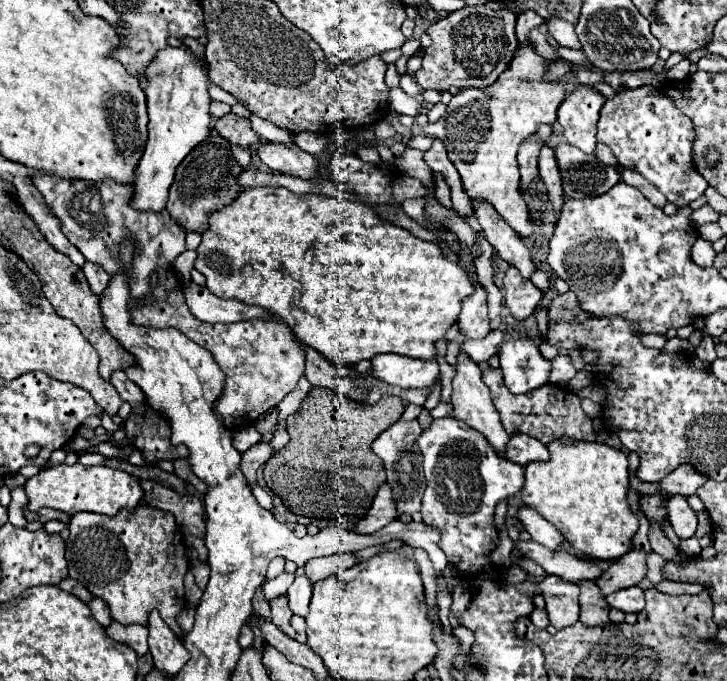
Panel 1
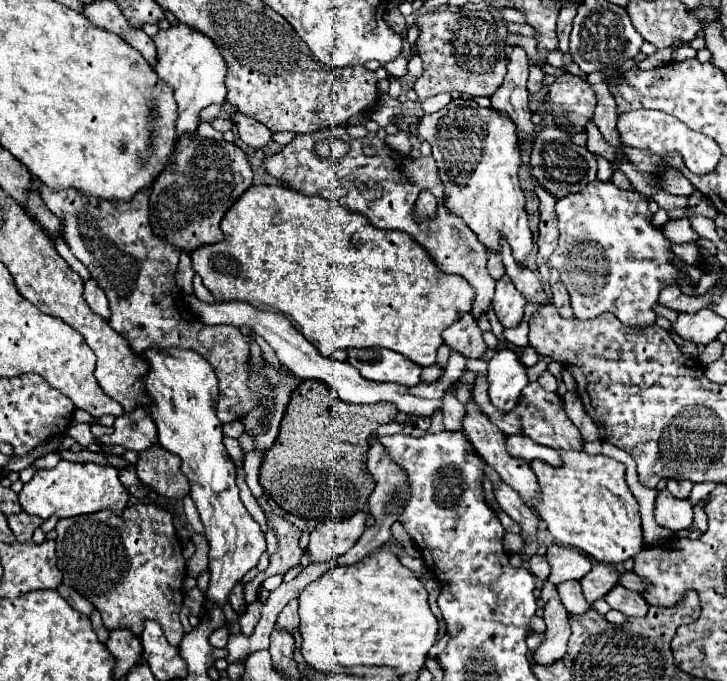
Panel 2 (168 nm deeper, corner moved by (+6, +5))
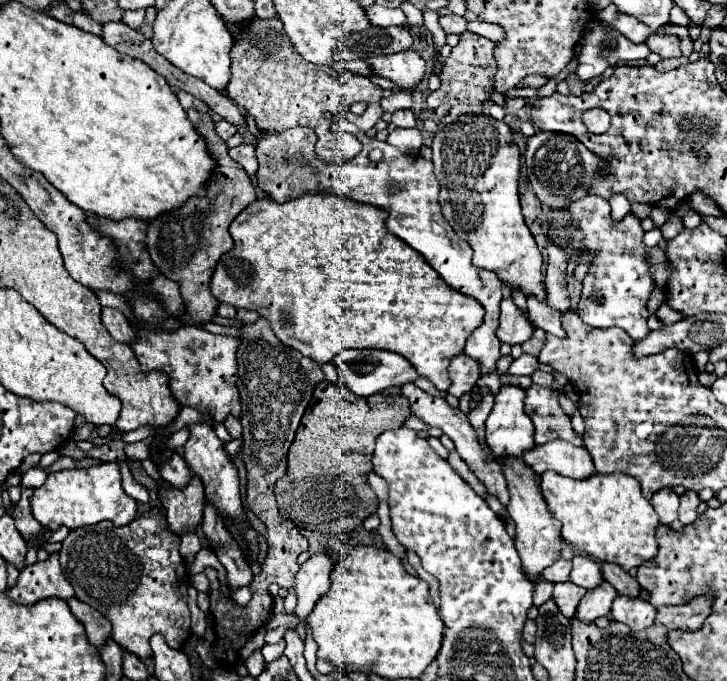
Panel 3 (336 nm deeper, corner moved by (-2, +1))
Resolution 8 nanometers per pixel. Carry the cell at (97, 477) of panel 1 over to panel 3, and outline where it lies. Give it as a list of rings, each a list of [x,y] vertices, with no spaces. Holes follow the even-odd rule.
[[[102,463],[90,469],[68,469],[60,473],[50,473],[46,483],[34,489],[32,495],[32,515],[50,531],[60,525],[68,529],[78,529],[86,525],[110,519],[116,527],[126,525],[136,515],[136,501],[122,489],[122,477],[118,463]]]

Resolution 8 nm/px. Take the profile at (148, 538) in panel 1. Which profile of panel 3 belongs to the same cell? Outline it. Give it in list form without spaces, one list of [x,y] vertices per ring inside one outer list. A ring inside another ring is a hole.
[[[146,511],[136,521],[116,527],[112,521],[102,521],[90,527],[78,527],[68,533],[60,549],[60,565],[76,591],[76,597],[90,607],[102,611],[112,623],[112,639],[126,651],[138,657],[150,657],[150,637],[162,633],[172,649],[182,649],[190,637],[190,609],[186,605],[190,575],[186,573],[186,563],[178,553],[180,537],[168,529],[168,521],[160,511]]]

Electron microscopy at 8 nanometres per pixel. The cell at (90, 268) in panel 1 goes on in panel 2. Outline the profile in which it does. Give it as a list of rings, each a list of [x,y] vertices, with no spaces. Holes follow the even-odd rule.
[[[88,279],[90,283],[84,285],[84,297],[86,297],[86,303],[90,305],[90,309],[100,315],[102,319],[108,319],[110,317],[110,309],[108,309],[108,299],[104,295],[104,291],[98,287],[98,283],[94,279]]]

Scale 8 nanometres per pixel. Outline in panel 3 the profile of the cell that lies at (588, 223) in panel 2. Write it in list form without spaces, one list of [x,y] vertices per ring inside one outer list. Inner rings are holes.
[[[586,195],[570,207],[564,209],[566,217],[570,217],[570,225],[582,233],[582,253],[592,257],[590,271],[582,281],[582,297],[578,303],[580,319],[590,327],[620,327],[634,341],[644,339],[648,329],[648,309],[646,303],[656,287],[650,275],[650,261],[646,261],[648,247],[644,245],[644,229],[642,219],[628,213],[624,219],[616,221],[610,215],[610,203],[598,195]]]

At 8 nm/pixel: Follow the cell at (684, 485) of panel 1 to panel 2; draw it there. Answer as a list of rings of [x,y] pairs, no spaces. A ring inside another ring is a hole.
[[[670,479],[670,481],[668,481],[668,491],[670,491],[676,499],[688,499],[688,497],[690,497],[690,491],[692,491],[692,483],[690,483],[690,481]]]

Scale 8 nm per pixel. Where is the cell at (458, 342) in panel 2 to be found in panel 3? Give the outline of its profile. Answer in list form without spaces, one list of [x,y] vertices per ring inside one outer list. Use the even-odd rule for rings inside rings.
[[[460,353],[456,357],[452,357],[450,361],[450,395],[462,397],[464,393],[470,393],[472,387],[476,385],[478,377],[480,377],[480,363],[472,357],[468,357],[466,353]]]

